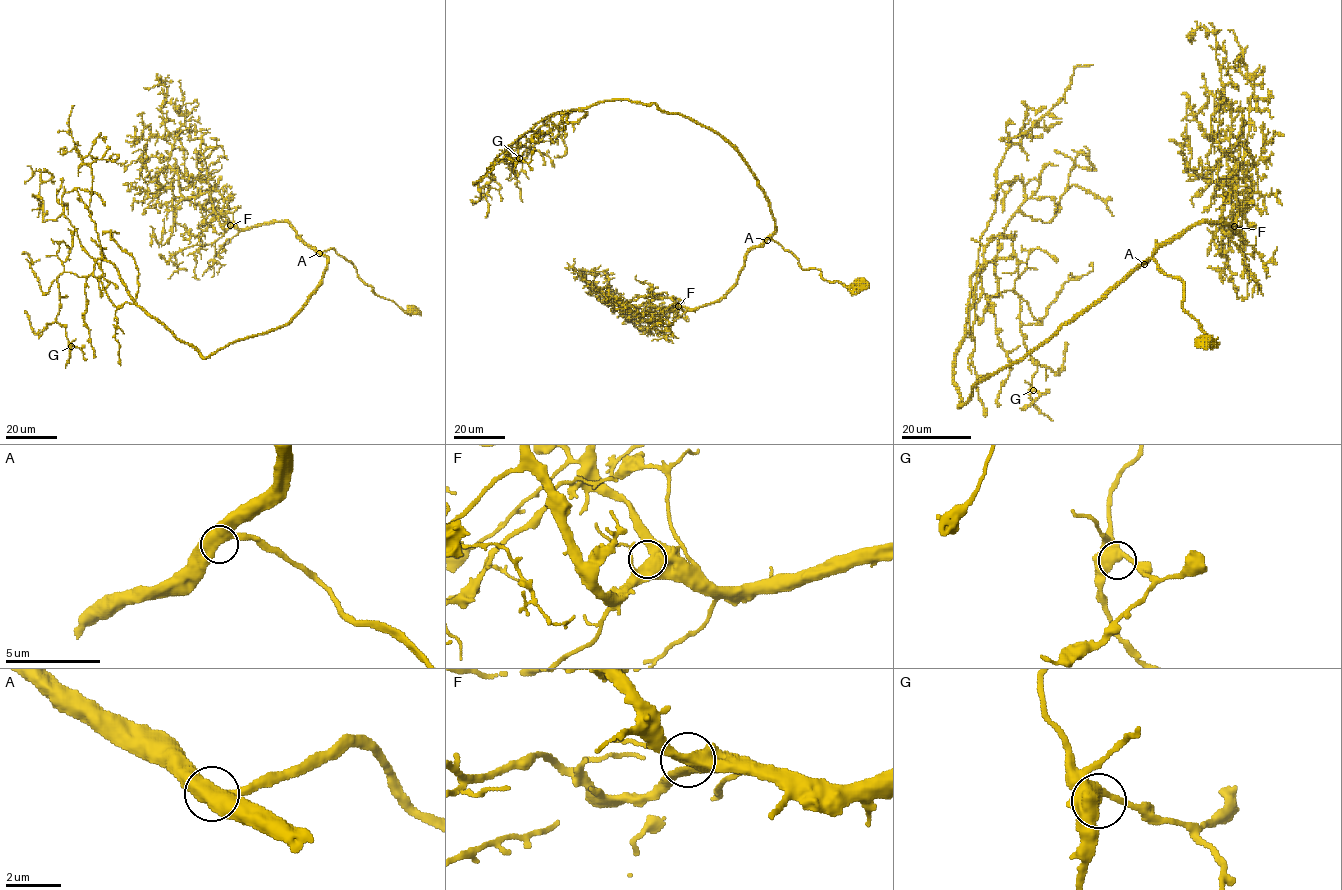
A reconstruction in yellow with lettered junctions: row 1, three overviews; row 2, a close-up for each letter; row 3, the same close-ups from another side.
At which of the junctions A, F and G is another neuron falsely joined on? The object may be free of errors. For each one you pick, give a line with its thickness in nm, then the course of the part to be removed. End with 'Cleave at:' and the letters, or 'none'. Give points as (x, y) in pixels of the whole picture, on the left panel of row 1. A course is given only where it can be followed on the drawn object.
Cleave at: none

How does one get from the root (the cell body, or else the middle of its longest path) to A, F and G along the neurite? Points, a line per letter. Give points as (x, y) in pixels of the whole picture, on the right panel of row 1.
A: (1205, 339), (1201, 338), (1201, 343), (1207, 335), (1183, 309), (1183, 284), (1167, 275), (1152, 258), (1143, 264)
F: (1205, 339), (1183, 309), (1183, 284), (1152, 258), (1142, 263), (1196, 225), (1225, 222), (1237, 232), (1234, 226)
G: (1205, 339), (1183, 284), (1149, 258), (959, 406), (953, 363), (974, 273), (986, 295), (1018, 296), (1033, 390)

